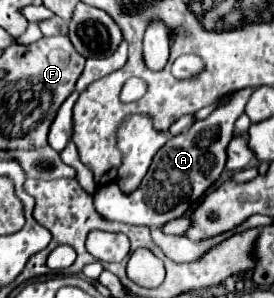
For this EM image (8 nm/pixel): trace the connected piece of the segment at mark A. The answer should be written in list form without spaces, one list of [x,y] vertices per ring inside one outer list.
[[[256,88],[238,90],[226,104],[220,104],[206,120],[194,122],[186,132],[170,138],[156,152],[150,170],[136,192],[124,194],[116,182],[98,186],[94,194],[96,210],[108,220],[148,228],[162,228],[166,222],[184,216],[190,210],[192,202],[198,200],[212,184],[220,180],[226,162],[226,146],[234,136],[234,122],[244,112],[244,106],[254,90]]]

